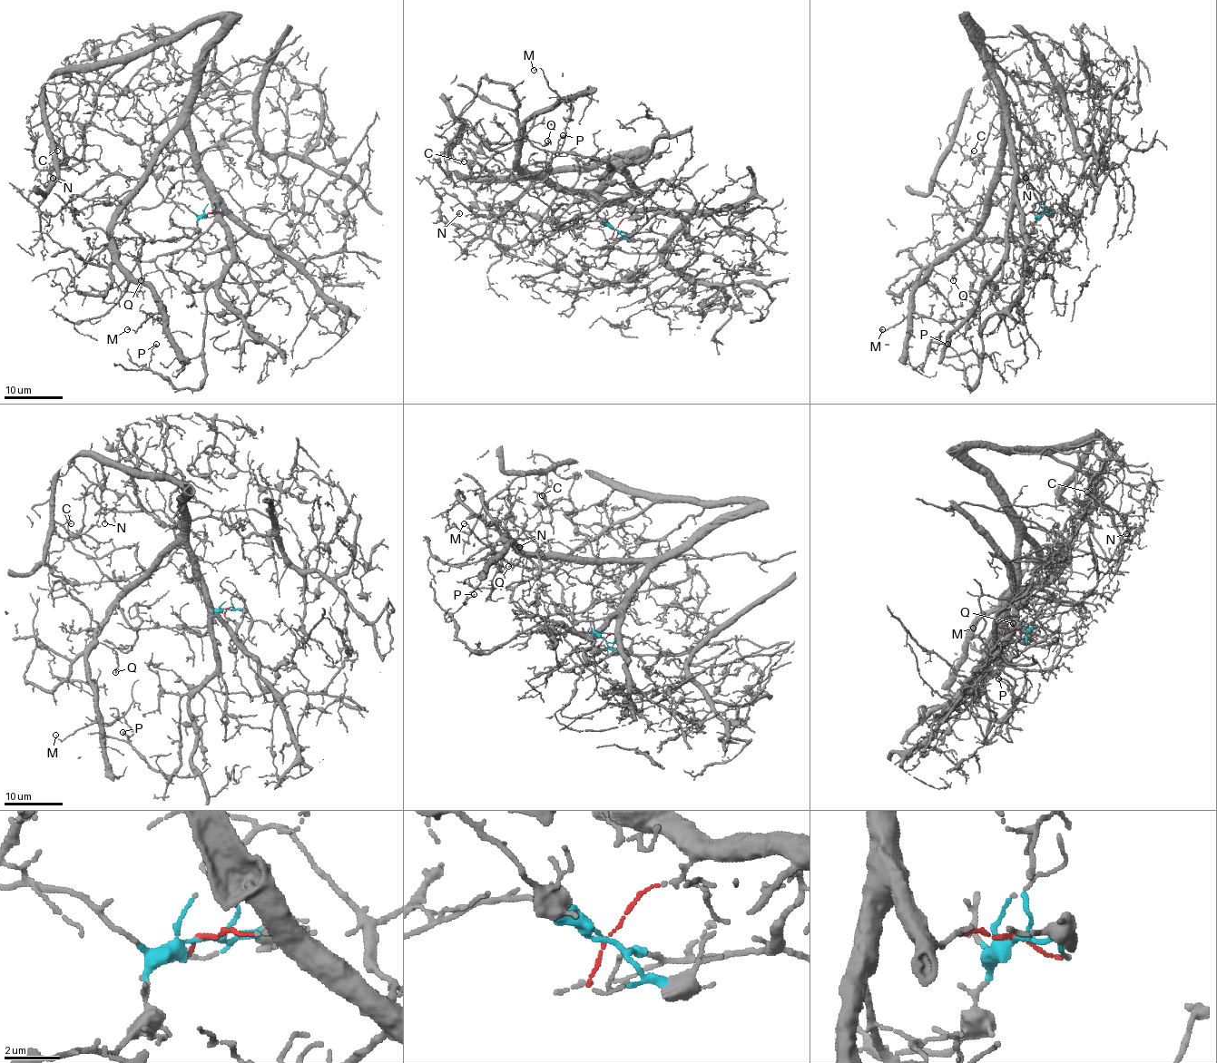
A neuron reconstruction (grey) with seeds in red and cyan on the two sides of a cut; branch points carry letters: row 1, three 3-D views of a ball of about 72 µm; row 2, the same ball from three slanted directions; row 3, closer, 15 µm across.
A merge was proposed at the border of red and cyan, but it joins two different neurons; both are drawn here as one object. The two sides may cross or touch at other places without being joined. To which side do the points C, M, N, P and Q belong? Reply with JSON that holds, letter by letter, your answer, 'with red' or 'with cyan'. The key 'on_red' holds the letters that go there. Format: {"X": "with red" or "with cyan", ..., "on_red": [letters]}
{"C": "with cyan", "M": "with red", "N": "with red", "P": "with red", "Q": "with red", "on_red": ["M", "N", "P", "Q"]}

